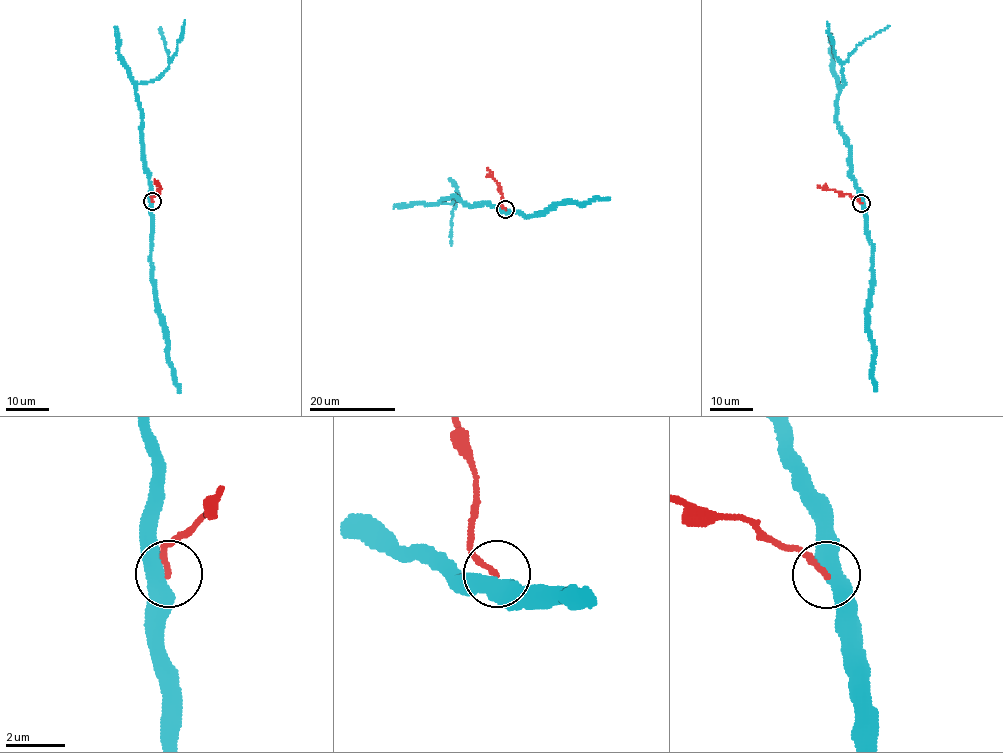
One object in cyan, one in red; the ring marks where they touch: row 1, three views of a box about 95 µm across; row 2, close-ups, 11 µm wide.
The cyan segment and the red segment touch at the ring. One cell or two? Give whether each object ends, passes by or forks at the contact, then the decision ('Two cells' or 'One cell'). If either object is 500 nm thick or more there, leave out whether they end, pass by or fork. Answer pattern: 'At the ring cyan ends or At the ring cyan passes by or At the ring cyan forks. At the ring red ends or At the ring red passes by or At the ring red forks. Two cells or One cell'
Two cells

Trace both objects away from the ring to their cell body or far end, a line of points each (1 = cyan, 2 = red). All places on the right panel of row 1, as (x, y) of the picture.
1: (861, 202), (850, 174), (847, 136), (837, 121), (838, 91), (845, 84), (842, 64), (858, 45), (889, 26)
2: (861, 202), (849, 194), (818, 186)

